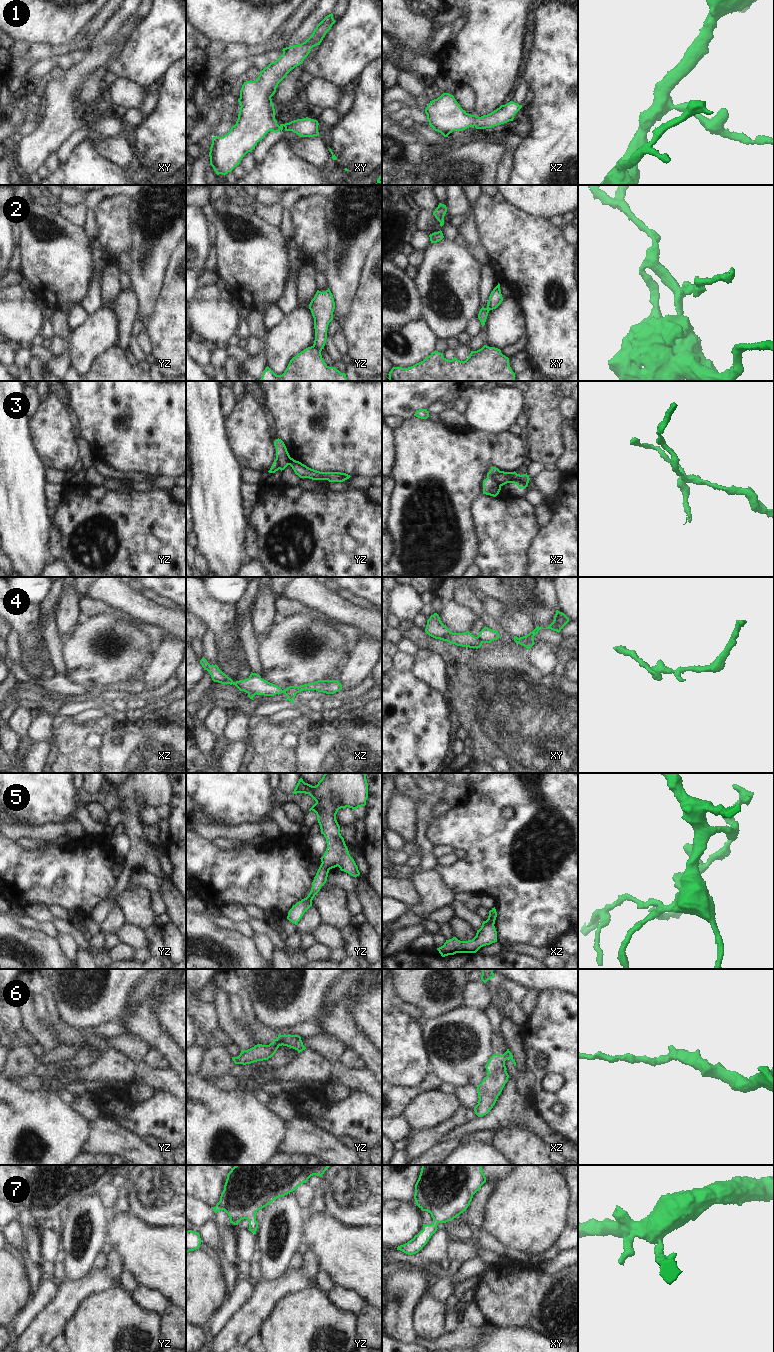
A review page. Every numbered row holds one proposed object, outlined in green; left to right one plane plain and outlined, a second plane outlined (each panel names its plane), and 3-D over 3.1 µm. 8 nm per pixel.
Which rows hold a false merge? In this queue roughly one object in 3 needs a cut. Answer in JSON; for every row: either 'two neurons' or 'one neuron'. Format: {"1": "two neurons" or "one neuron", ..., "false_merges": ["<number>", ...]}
{"1": "one neuron", "2": "two neurons", "3": "two neurons", "4": "two neurons", "5": "one neuron", "6": "two neurons", "7": "one neuron", "false_merges": ["2", "3", "4", "6"]}

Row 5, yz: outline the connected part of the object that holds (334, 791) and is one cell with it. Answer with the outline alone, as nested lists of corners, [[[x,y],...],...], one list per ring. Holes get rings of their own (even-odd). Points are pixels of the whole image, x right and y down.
[[[325,773],[315,786],[305,783],[300,778],[292,793],[309,794],[316,801],[309,811],[316,813],[321,834],[327,842],[310,893],[293,905],[288,912],[287,919],[297,925],[304,913],[312,906],[315,895],[326,883],[330,869],[338,866],[341,871],[355,878],[360,875],[340,834],[336,814],[341,808],[349,807],[355,810],[365,806],[368,798],[368,783],[365,773]]]

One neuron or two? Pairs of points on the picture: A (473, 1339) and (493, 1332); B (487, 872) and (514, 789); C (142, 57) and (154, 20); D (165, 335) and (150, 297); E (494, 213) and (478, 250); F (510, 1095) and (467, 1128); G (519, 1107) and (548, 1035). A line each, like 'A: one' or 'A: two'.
A: two
B: one
C: one
D: two
E: two
F: one
G: two

